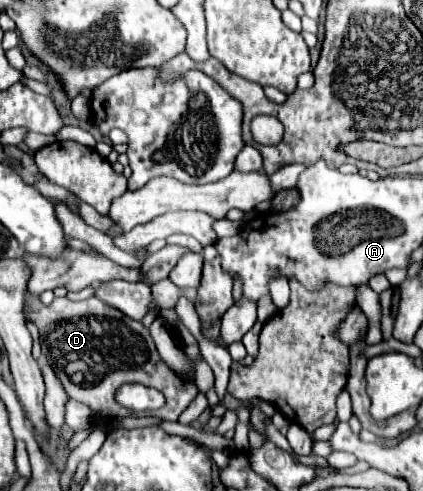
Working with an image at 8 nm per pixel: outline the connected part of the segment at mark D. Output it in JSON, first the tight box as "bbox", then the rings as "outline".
{"bbox":[25,297,198,421],"outline":[[[27,297],[25,315],[39,327],[43,355],[57,373],[67,395],[91,405],[103,417],[119,419],[133,415],[133,411],[115,401],[115,393],[123,383],[141,383],[145,387],[159,389],[165,395],[165,405],[161,409],[147,411],[145,415],[157,415],[165,421],[177,421],[177,417],[198,394],[194,382],[183,381],[159,357],[151,333],[141,321],[135,321],[119,309],[105,305],[97,297],[77,303],[57,297],[49,307],[45,307],[37,297]]]}

